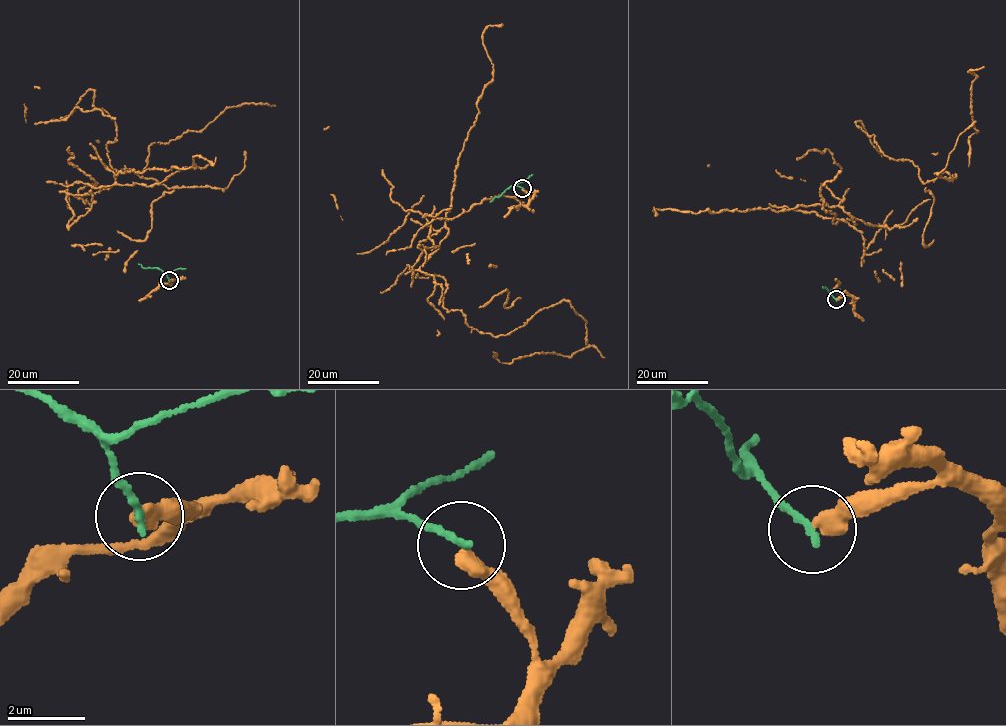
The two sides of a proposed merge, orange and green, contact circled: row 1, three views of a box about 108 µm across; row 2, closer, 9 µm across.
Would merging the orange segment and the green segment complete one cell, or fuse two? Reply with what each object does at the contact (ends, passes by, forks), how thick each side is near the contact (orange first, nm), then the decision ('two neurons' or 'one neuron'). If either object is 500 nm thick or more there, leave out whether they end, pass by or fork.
orange ends | green ends | 440/200 nm | two neurons

